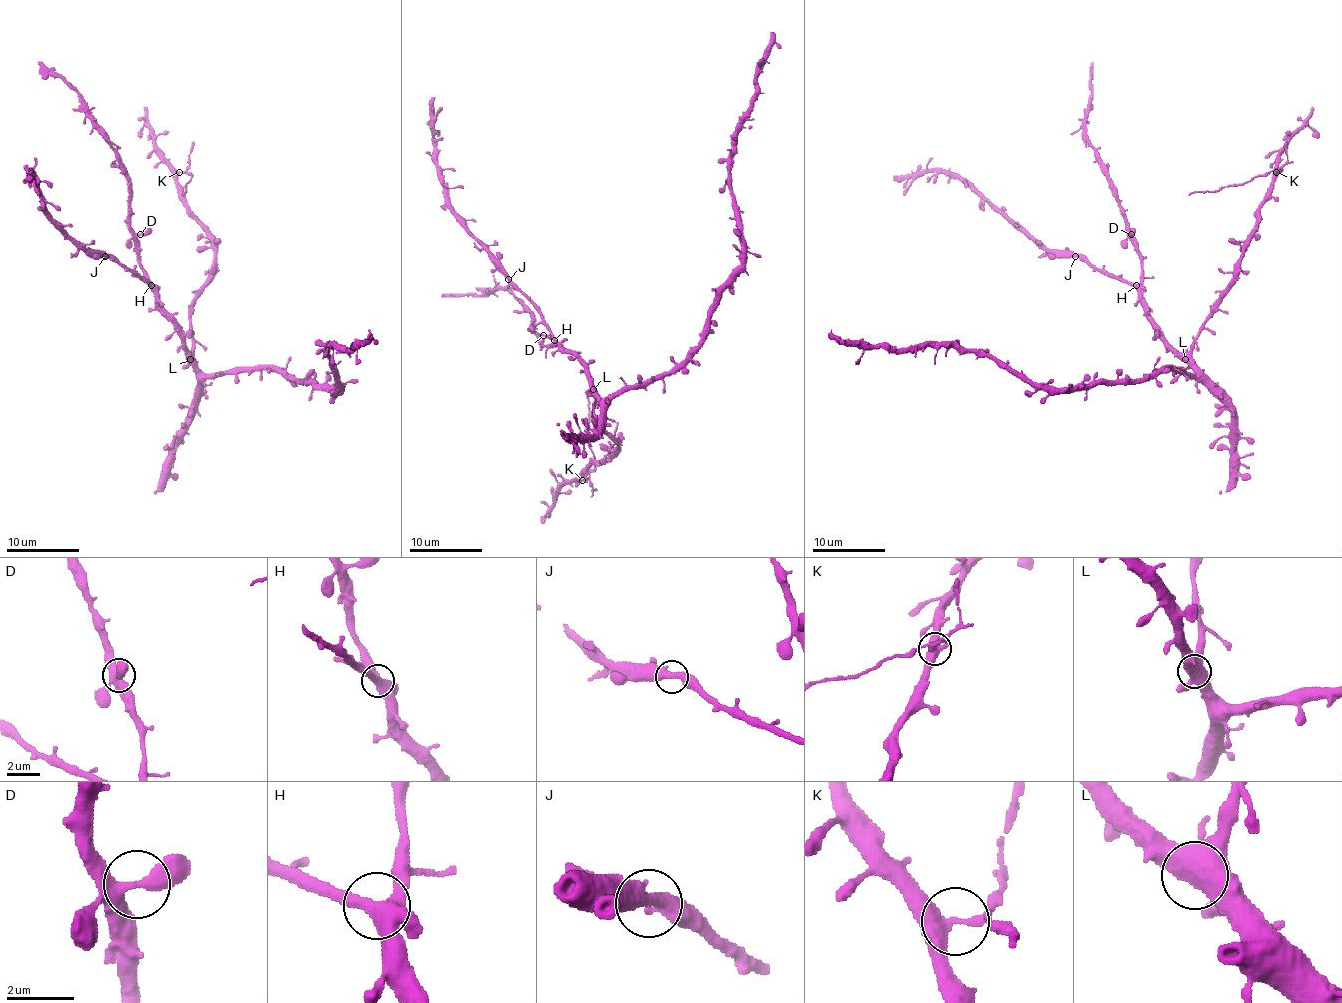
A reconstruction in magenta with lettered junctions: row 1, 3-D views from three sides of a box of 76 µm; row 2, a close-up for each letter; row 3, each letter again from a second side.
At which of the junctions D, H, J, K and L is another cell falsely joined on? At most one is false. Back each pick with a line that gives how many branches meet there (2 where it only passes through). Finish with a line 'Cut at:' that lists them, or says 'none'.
K: 5
Cut at: K

